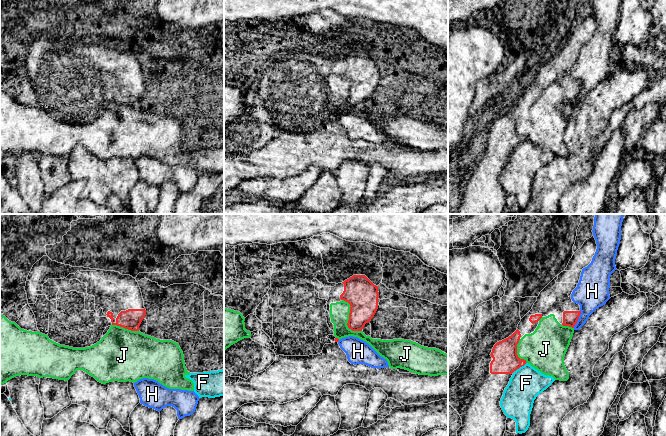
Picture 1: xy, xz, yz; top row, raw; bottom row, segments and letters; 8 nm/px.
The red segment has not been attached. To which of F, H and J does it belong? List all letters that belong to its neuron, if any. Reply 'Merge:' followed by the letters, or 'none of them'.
Merge: none of them

